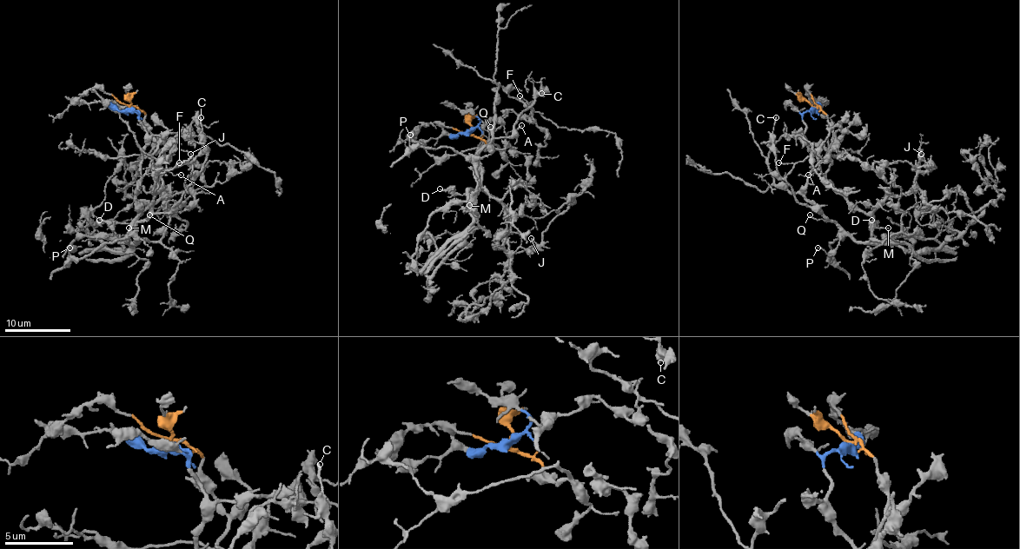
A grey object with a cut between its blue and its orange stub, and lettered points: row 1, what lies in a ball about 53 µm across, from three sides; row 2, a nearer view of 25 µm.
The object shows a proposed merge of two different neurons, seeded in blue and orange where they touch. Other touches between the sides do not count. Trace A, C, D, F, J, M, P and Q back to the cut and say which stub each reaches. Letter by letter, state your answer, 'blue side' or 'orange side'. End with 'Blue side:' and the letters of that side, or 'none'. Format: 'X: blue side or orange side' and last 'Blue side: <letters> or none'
A: blue side
C: orange side
D: blue side
F: orange side
J: blue side
M: blue side
P: orange side
Q: orange side
Blue side: A, D, J, M

